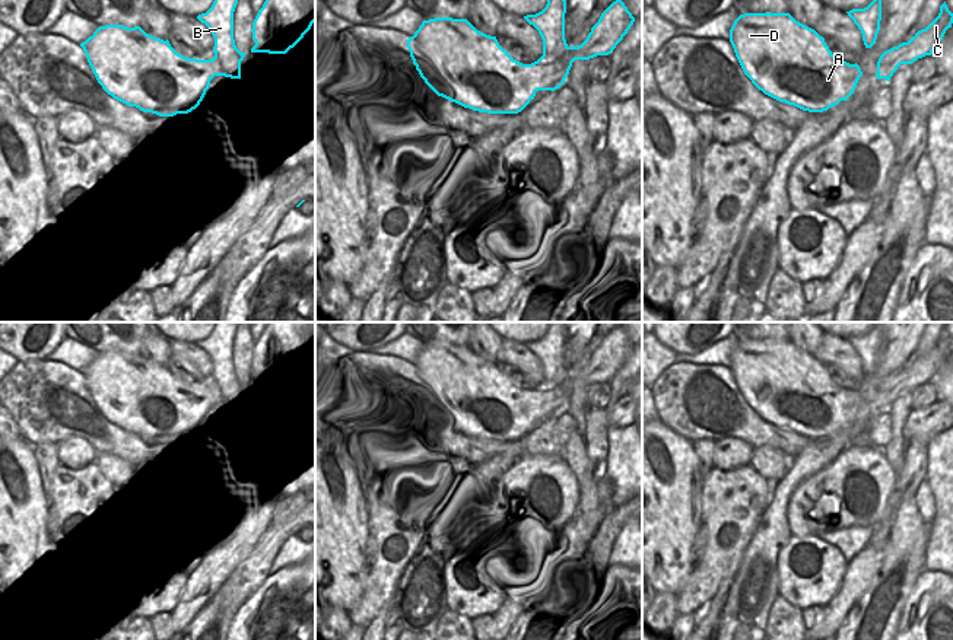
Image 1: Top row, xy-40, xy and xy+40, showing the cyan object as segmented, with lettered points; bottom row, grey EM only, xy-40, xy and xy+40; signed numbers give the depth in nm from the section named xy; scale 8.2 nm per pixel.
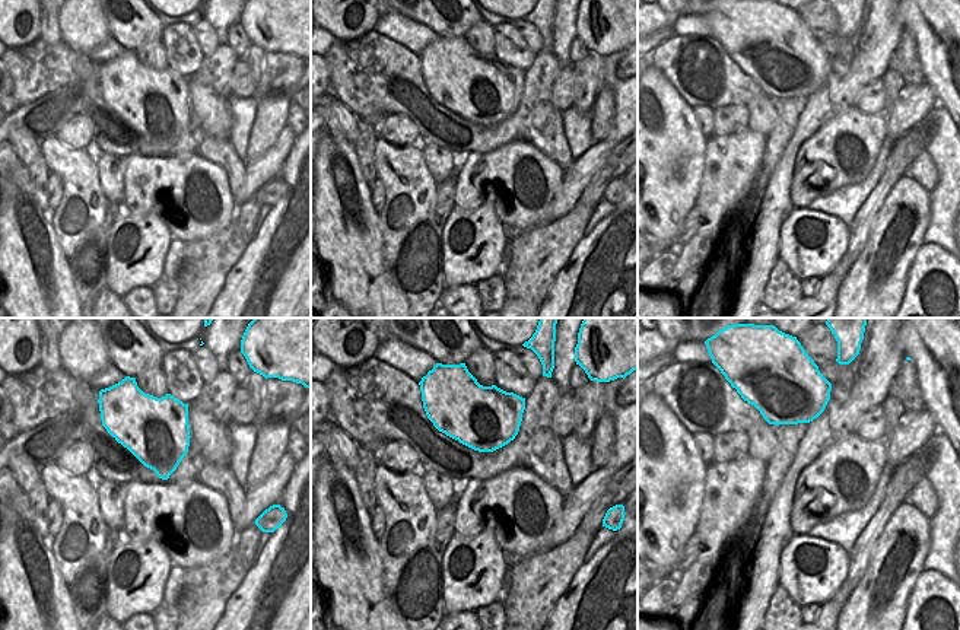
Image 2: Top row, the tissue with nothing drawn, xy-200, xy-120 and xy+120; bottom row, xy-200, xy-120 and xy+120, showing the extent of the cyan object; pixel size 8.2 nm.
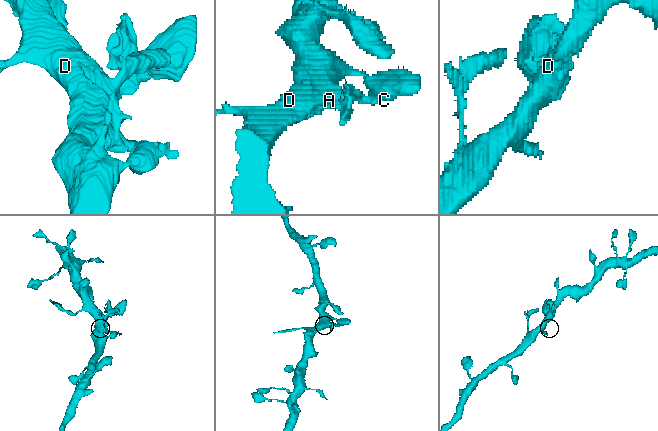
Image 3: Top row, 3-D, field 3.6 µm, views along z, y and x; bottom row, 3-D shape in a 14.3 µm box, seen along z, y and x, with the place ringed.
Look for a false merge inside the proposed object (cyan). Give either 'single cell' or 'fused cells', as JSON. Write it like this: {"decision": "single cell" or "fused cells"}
{"decision": "single cell"}

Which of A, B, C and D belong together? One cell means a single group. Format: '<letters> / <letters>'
A B C D

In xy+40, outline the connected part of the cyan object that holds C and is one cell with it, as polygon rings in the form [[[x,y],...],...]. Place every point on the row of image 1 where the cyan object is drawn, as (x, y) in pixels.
[[[944,1],[938,16],[925,29],[918,31],[908,42],[902,42],[880,55],[876,79],[889,82],[900,64],[912,64],[918,58],[931,55],[952,23],[953,13]]]

